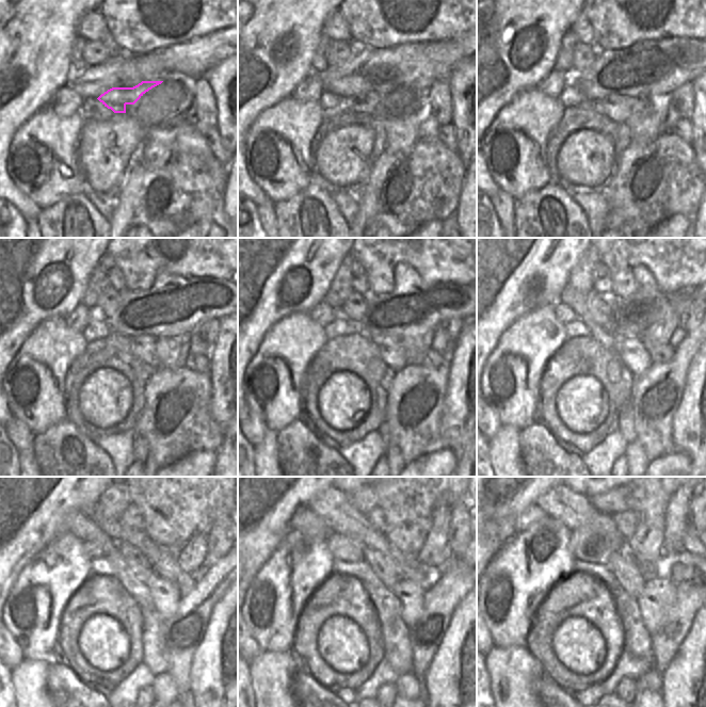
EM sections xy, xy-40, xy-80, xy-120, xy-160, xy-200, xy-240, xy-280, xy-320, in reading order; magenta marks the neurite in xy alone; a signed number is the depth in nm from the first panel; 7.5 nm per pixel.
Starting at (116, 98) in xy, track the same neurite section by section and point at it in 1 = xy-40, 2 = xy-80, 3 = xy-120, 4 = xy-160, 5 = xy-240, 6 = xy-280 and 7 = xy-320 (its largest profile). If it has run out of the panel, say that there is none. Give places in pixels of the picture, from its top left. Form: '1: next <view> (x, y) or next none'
1: next xy-40 (367, 103)
2: next xy-80 (618, 108)
3: next xy-120 (143, 347)
4: next xy-160 (390, 352)
5: next xy-240 (165, 596)
6: next xy-280 (411, 595)
7: next xy-320 (658, 597)

